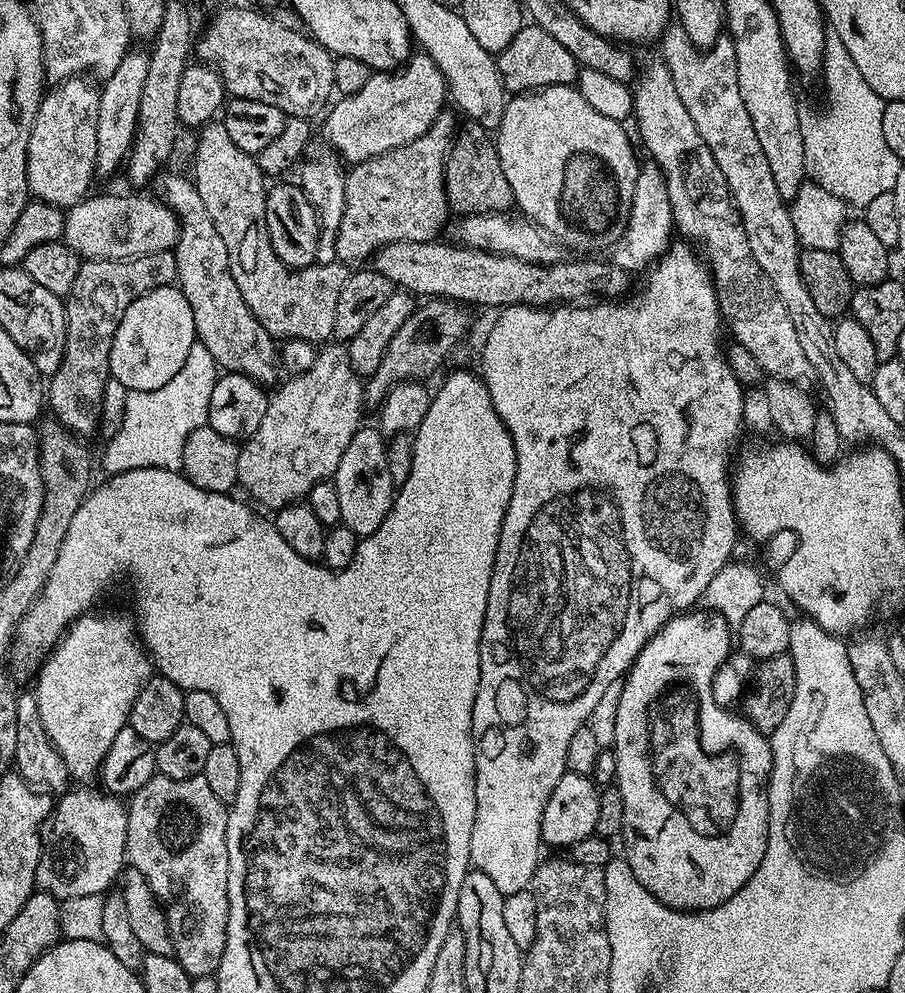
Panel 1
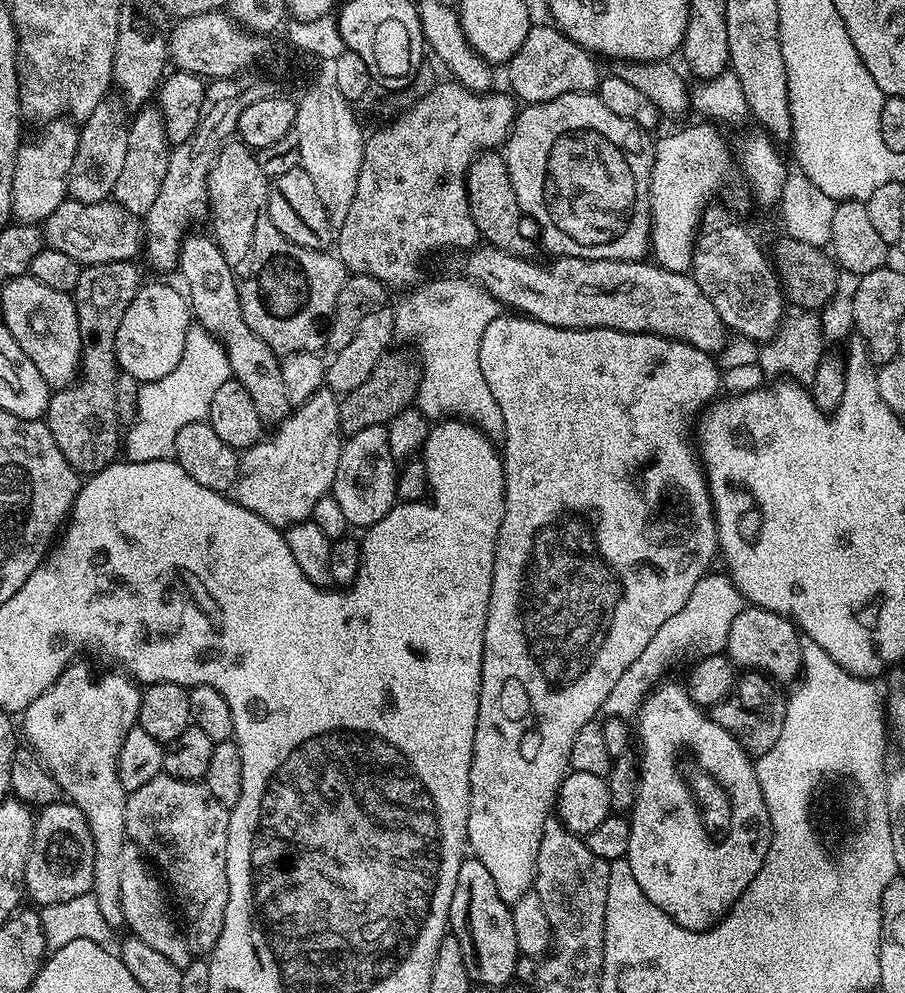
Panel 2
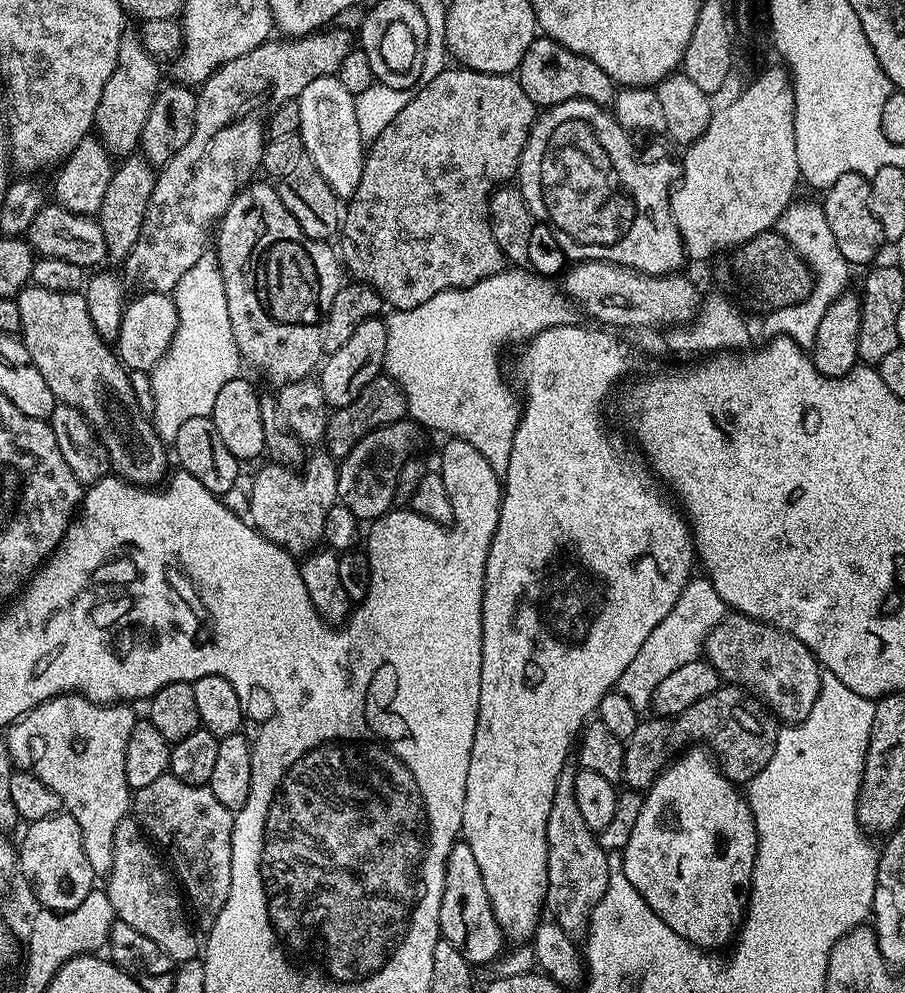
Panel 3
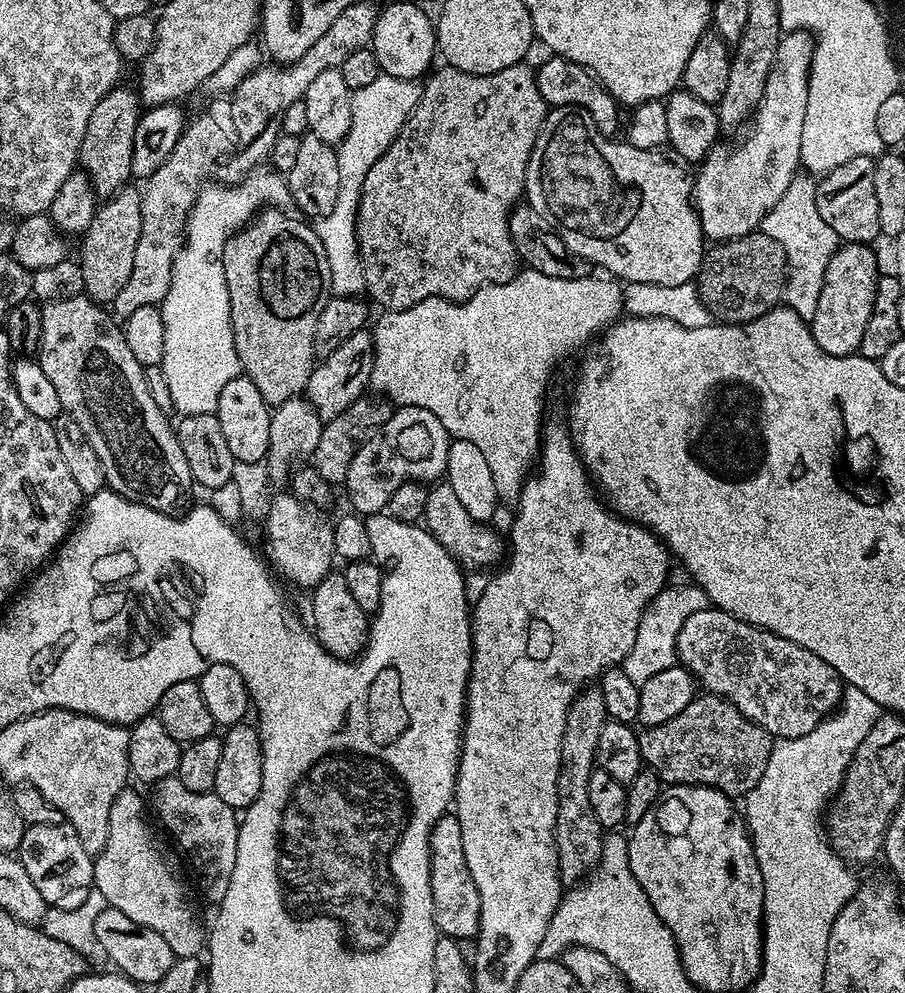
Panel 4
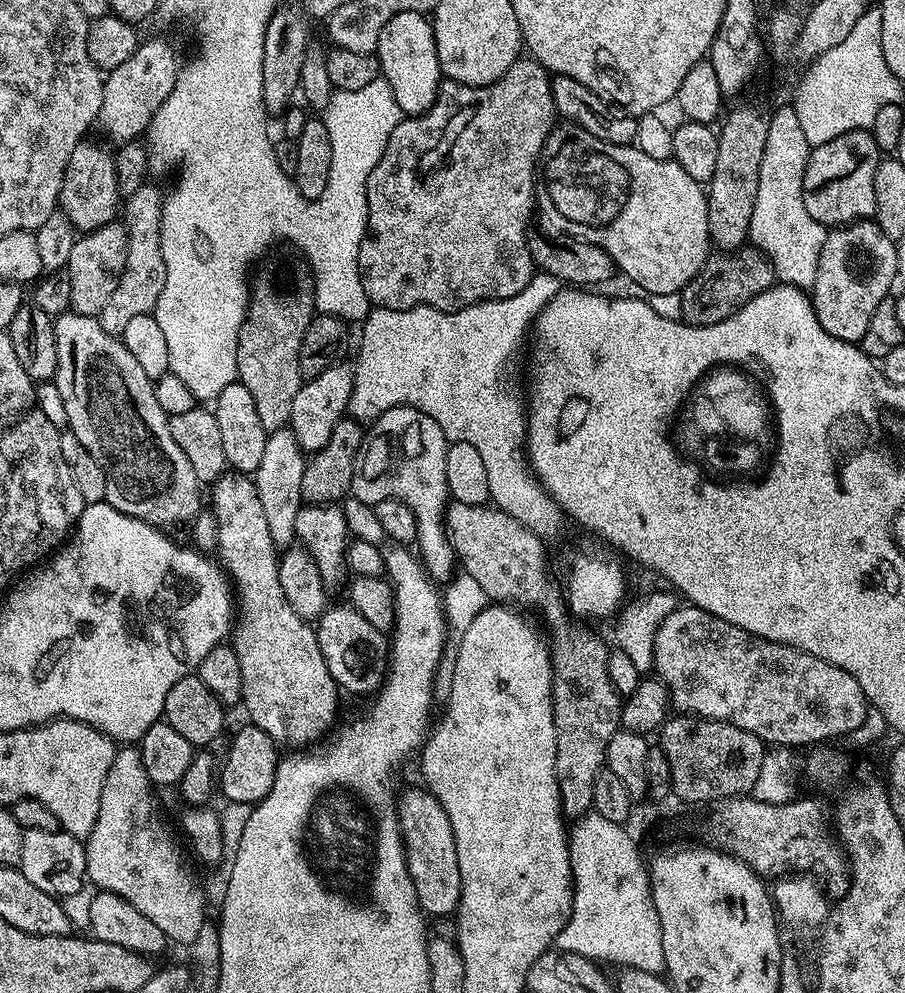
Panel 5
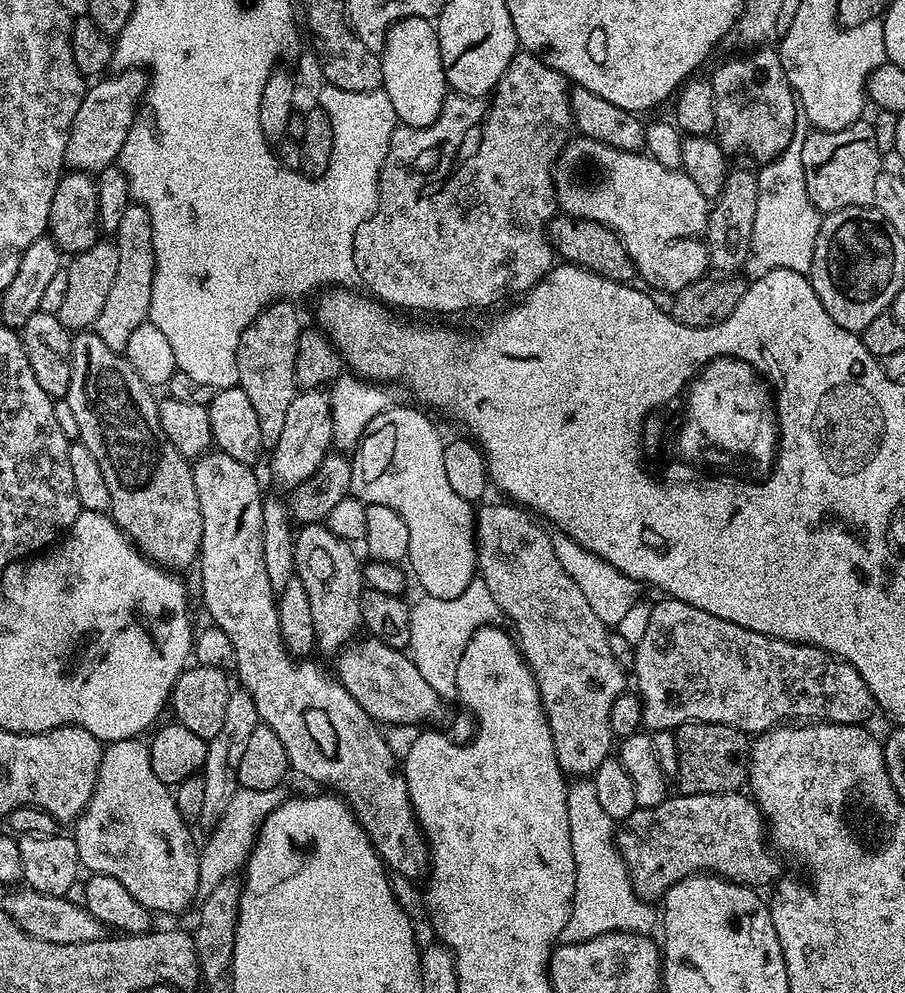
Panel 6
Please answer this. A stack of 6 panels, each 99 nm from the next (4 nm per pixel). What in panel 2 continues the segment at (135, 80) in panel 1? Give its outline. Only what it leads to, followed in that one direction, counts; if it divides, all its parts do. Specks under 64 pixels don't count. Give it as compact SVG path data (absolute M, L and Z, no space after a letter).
M112 98L98 102L98 106L94 106L94 114L87 116L79 125L77 153L69 172L67 195L83 204L105 203L111 197L114 182L118 182L118 174L122 171L126 159L128 124L126 116L124 120L125 109L117 104Z

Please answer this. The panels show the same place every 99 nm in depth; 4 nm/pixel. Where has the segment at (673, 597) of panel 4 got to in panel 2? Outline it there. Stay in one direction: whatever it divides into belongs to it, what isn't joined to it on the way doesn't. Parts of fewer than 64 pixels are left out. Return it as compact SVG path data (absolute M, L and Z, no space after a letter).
M722 572L714 573L705 573L705 576L698 580L681 610L662 622L657 633L650 638L646 649L626 666L625 673L618 678L601 708L607 717L625 719L627 712L635 713L648 693L663 679L662 674L667 664L672 663L681 650L695 646L701 655L717 655L727 647L730 625L734 622L734 617L728 616L728 592L734 592L737 588L733 586L730 576Z

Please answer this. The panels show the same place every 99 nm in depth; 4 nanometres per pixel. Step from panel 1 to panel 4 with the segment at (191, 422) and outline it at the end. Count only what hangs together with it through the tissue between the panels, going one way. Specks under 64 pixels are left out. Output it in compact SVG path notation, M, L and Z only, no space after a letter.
M264 170L253 171L238 184L226 185L212 182L201 188L188 215L188 222L184 225L184 245L172 267L170 290L166 290L166 298L158 305L166 330L164 357L160 360L159 367L164 370L166 386L170 386L172 407L177 413L180 411L181 417L207 412L215 413L222 386L226 386L226 382L230 382L242 372L232 333L230 294L226 290L223 258L224 247L229 238L257 215L261 205L267 202L272 206L280 206L280 187L285 181L278 178L275 171L260 171Z

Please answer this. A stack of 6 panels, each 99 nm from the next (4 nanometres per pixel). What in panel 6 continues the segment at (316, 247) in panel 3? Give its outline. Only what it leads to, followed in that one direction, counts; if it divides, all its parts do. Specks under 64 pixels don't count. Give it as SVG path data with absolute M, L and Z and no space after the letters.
M287 299L278 300L261 310L258 318L240 336L238 342L239 388L250 398L254 411L258 413L258 427L262 429L262 442L270 450L282 438L282 426L286 426L286 409L297 394L294 378L294 358L298 350L298 338L302 331L300 316L295 303Z

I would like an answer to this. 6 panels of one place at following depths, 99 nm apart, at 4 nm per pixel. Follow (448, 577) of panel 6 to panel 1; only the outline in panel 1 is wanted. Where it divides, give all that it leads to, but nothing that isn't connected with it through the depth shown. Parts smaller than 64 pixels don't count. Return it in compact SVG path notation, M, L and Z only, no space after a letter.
M361 426L354 438L350 438L350 446L346 446L342 462L338 462L334 483L342 509L340 524L354 530L358 538L374 534L374 530L382 526L382 518L386 518L392 505L394 485L390 478L390 466L386 466L387 449L386 437L379 427Z

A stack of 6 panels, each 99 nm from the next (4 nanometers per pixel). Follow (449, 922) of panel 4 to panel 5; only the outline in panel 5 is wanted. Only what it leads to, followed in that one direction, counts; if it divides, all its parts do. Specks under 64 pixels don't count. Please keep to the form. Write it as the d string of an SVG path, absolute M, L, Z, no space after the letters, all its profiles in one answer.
M419 791L408 792L398 800L404 854L408 857L408 873L414 882L421 913L429 917L451 917L459 909L462 894L454 830L450 826L450 818L446 818L446 810L442 810L442 806L432 797L431 792Z

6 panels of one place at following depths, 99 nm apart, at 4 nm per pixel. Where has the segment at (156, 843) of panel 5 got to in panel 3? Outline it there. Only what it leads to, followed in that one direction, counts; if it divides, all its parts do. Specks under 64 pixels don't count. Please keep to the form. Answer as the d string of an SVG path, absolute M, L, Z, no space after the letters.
M125 818L118 822L118 830L114 832L114 866L106 877L106 891L115 919L126 922L126 926L134 926L134 930L138 930L138 934L146 934L150 942L158 942L173 962L197 959L201 955L202 944L199 939L196 941L184 917L186 904L181 889L165 861L160 861L155 851L153 841L135 819Z

